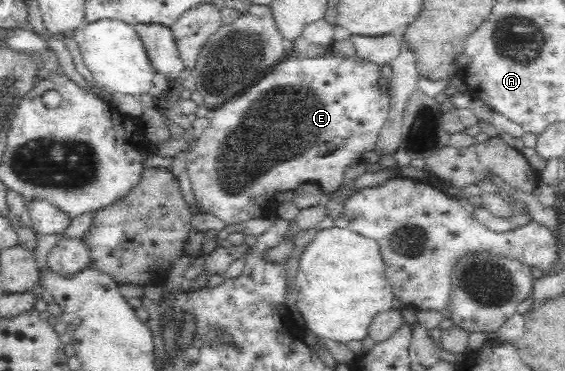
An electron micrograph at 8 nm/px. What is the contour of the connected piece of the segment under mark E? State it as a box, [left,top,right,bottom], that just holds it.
[186,54,390,224]

